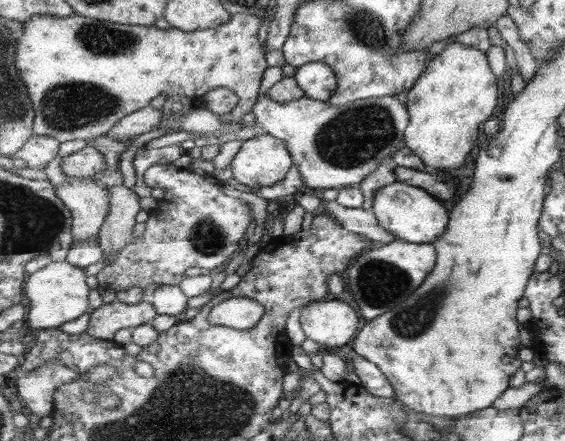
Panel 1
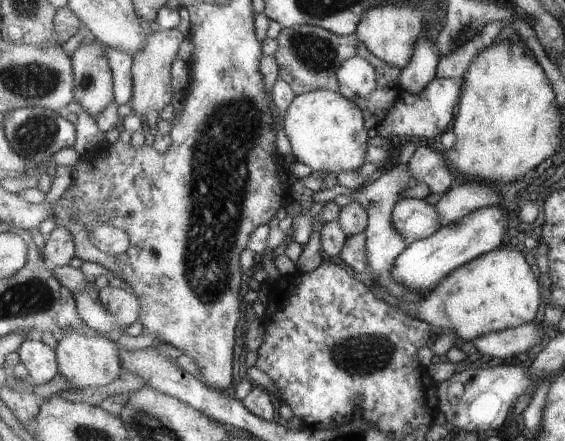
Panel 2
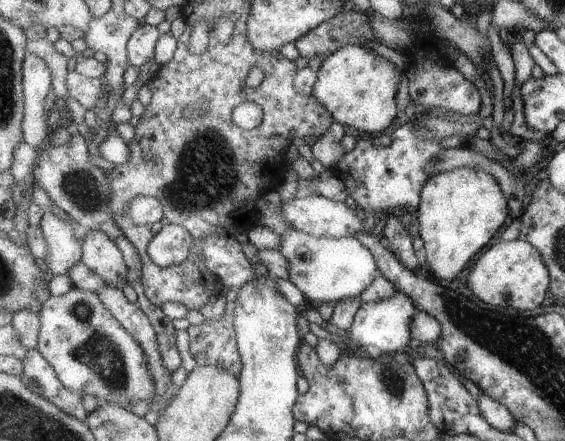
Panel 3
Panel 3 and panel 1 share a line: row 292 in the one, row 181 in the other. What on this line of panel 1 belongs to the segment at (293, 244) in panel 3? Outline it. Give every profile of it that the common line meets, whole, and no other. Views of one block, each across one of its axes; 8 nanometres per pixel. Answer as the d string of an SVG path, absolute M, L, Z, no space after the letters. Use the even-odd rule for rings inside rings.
M261 95L252 110L257 124L263 128L265 133L272 134L277 138L283 139L286 142L291 154L294 156L294 164L299 167L301 174L303 175L303 182L305 186L308 186L312 192L319 193L325 188L335 188L346 187L346 186L359 186L363 179L371 174L378 166L383 162L384 158L390 156L390 154L396 153L398 150L406 147L404 142L404 133L406 128L410 125L410 112L408 111L406 104L401 104L395 95L387 95L384 97L371 97L368 99L361 99L353 103L344 104L343 106L335 106L327 100L319 100L314 98L309 98L307 96L301 98L301 100L293 101L290 103L280 103L275 99L271 98L271 95Z

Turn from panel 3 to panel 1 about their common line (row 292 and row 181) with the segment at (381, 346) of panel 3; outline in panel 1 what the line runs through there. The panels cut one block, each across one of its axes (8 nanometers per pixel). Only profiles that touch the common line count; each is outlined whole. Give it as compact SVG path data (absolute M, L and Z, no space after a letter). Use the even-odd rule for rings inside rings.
M401 179L381 187L373 195L372 211L384 229L399 239L419 244L433 243L438 236L448 230L450 221L450 210L443 201L435 198L429 191L411 186Z

